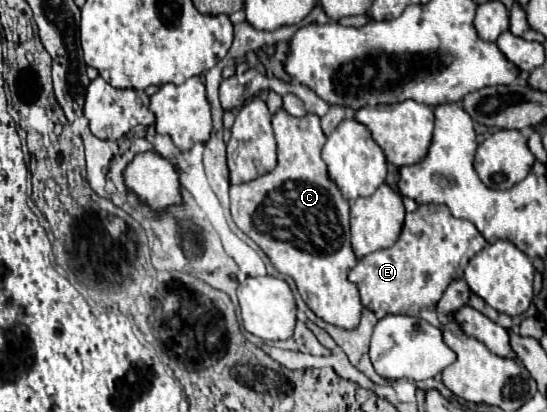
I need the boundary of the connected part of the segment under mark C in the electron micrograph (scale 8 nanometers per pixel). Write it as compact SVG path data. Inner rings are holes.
M278 110L272 116L272 128L278 144L278 166L274 172L264 174L252 182L230 186L230 214L236 226L252 238L262 252L270 258L272 266L290 278L294 278L300 296L306 306L324 322L334 324L338 328L356 328L362 316L362 304L358 290L352 282L348 282L348 272L358 262L352 246L350 246L350 206L342 198L336 184L328 178L326 164L320 156L320 150L326 142L326 136L320 130L320 118L316 114L306 114L304 118L294 118L286 110Z

